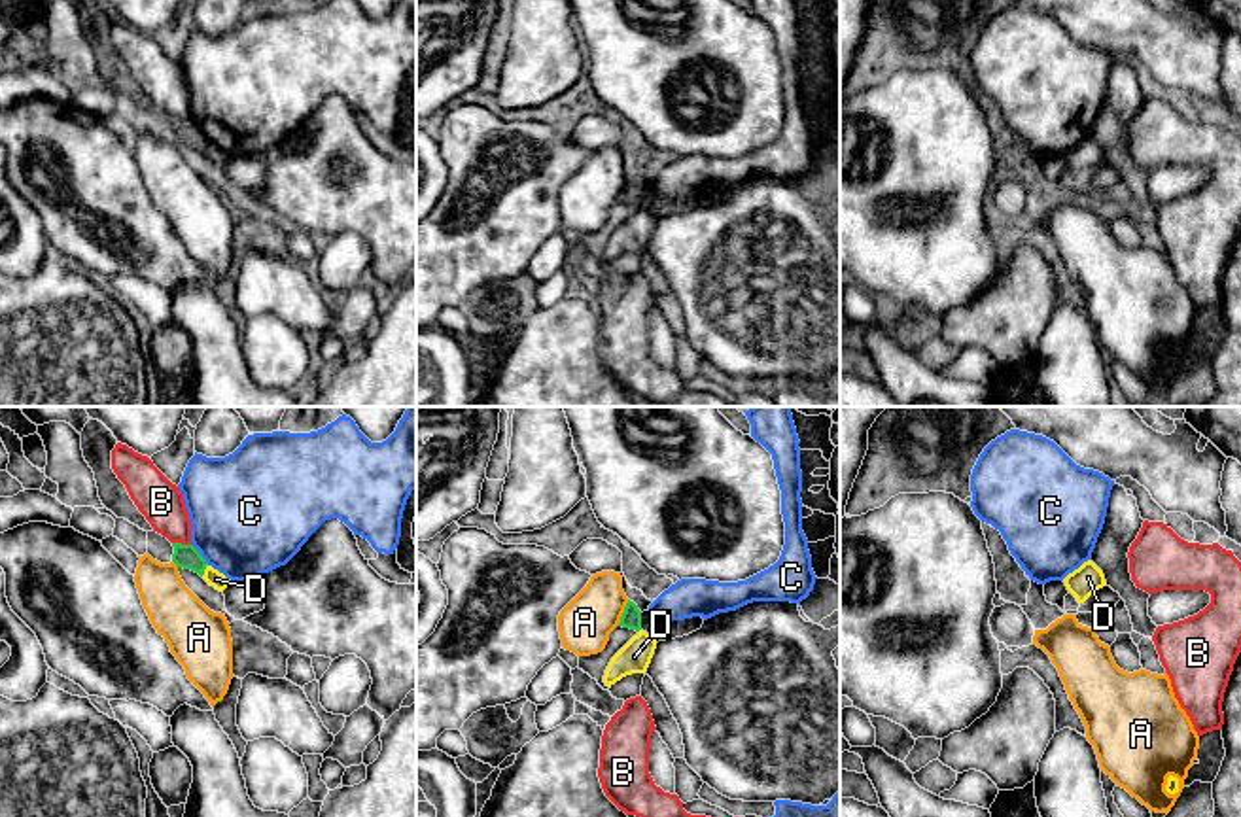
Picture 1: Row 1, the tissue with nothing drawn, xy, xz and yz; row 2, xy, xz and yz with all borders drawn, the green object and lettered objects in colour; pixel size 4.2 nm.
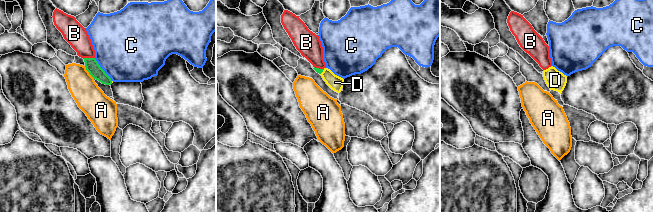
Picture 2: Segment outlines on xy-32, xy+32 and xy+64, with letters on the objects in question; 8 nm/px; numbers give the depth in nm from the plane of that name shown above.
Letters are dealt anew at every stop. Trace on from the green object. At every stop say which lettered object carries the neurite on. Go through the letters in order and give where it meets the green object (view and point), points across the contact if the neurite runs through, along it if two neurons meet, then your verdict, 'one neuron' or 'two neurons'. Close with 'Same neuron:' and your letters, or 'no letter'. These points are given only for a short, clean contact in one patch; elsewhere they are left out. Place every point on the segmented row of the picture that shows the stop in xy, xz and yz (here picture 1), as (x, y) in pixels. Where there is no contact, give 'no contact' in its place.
A: xz (623, 613) | two neurons
B: xy (180, 543) | two neurons
C: xy (199, 555) | two neurons
D: xy (205, 568) | along xy (207, 564), (201, 575) | two neurons
Same neuron: no letter

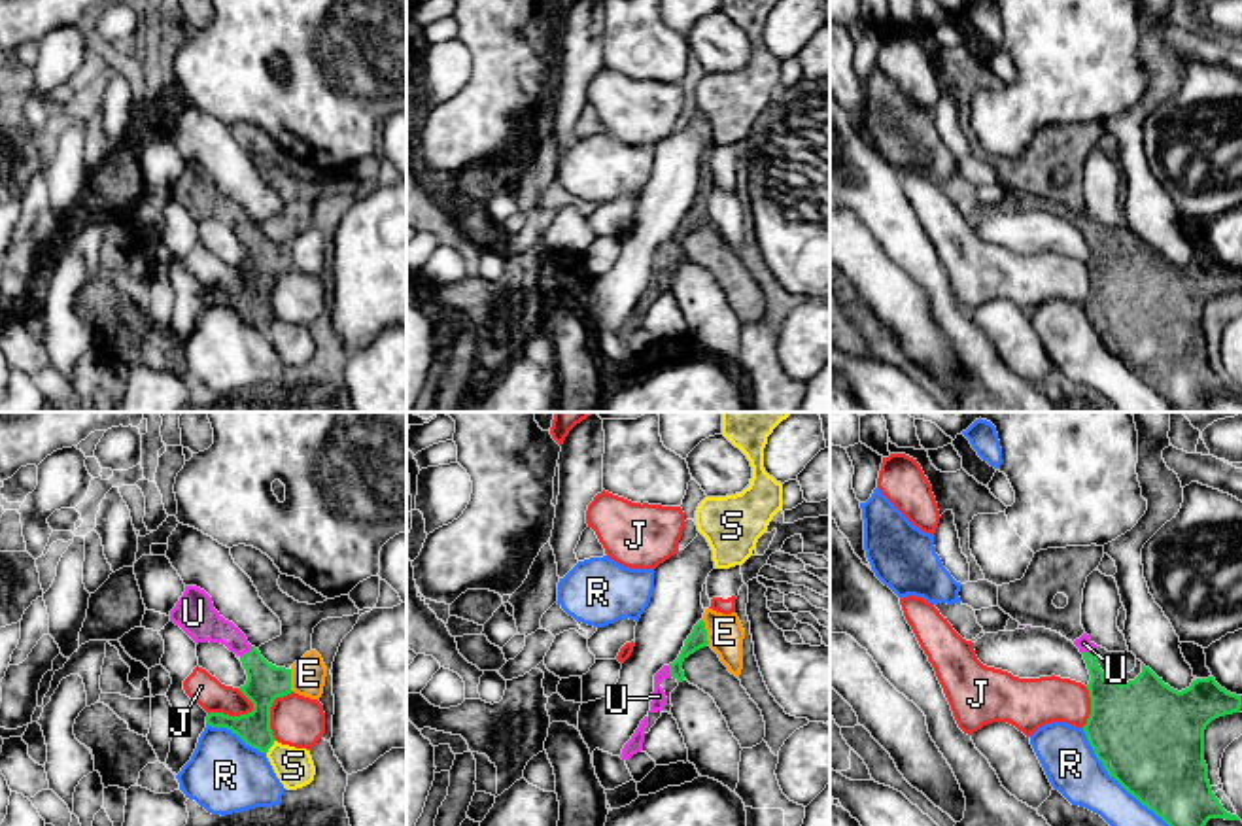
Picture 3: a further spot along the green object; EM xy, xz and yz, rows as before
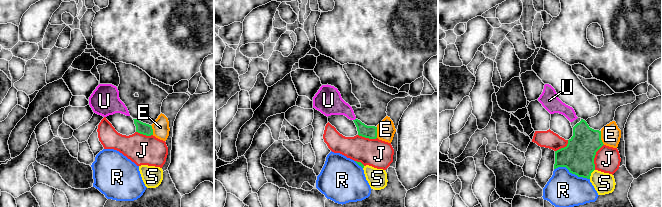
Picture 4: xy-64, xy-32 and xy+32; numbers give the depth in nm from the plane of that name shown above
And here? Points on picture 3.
E: xz (706, 632) | two neurons
J: xy (233, 717) | two neurons
R: yz (1116, 779) | two neurons
S: xy (271, 745) | two neurons
U: xy (246, 653) | across xy (265, 683), (246, 653), (225, 632), (199, 619) | one neuron
Same neuron: U

